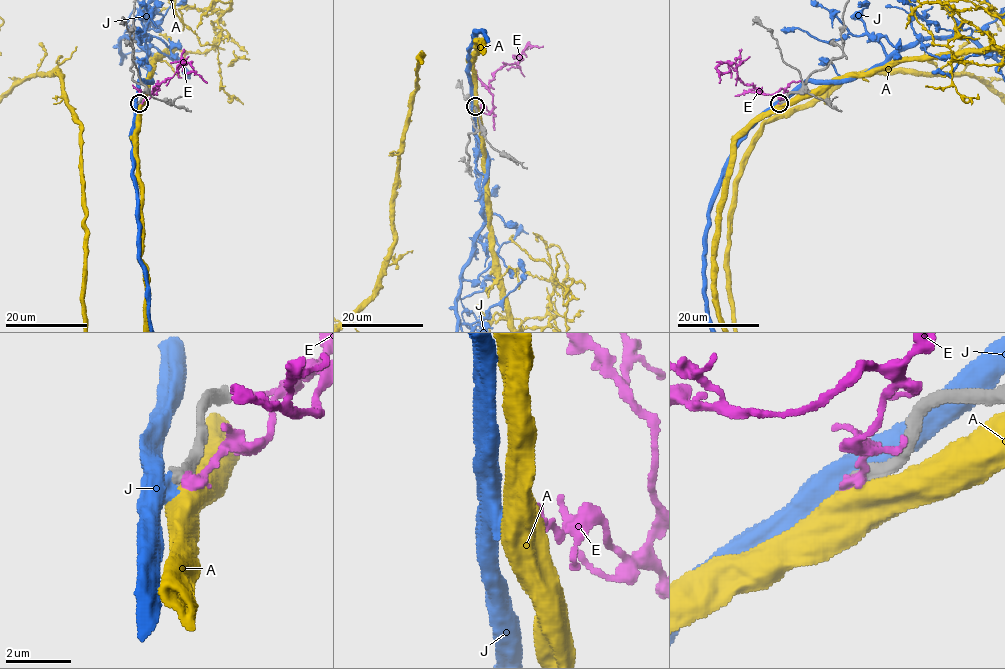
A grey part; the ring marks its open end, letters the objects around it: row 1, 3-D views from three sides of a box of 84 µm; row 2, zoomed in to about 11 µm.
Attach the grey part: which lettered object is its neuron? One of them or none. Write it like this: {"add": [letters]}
{"add": []}

